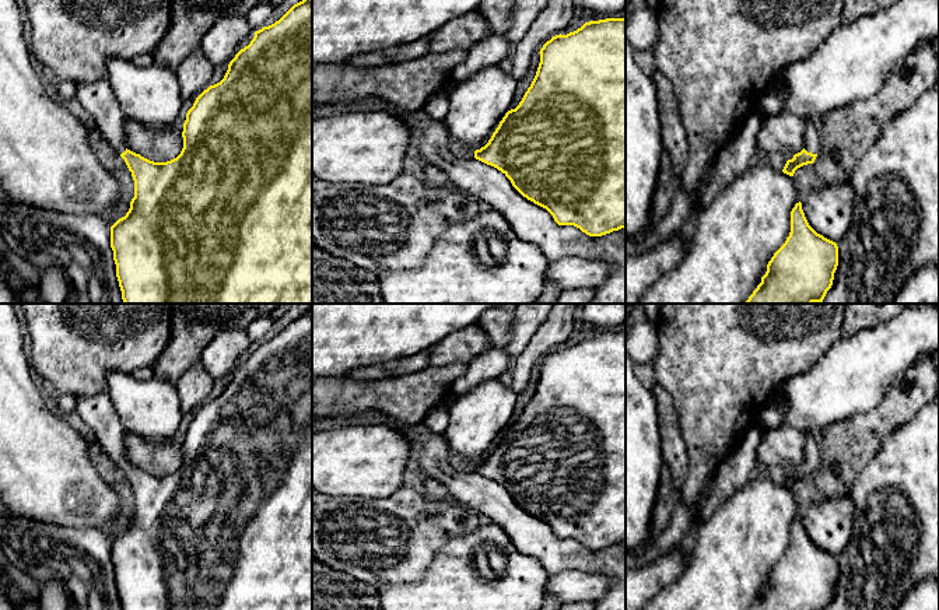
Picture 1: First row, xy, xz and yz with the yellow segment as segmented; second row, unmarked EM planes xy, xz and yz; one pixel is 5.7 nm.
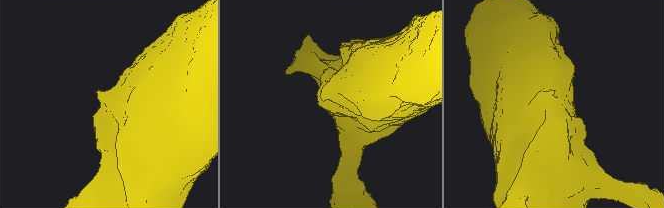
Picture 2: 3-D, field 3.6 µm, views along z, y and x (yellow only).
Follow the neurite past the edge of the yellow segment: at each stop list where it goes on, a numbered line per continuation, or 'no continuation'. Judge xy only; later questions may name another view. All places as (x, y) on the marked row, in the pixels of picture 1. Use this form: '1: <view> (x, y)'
1: xy (98, 98)

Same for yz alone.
1: yz (812, 144)

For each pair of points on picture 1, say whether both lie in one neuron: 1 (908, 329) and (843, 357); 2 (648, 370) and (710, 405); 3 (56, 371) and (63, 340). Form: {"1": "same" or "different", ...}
{"1": "same", "2": "different", "3": "same"}

